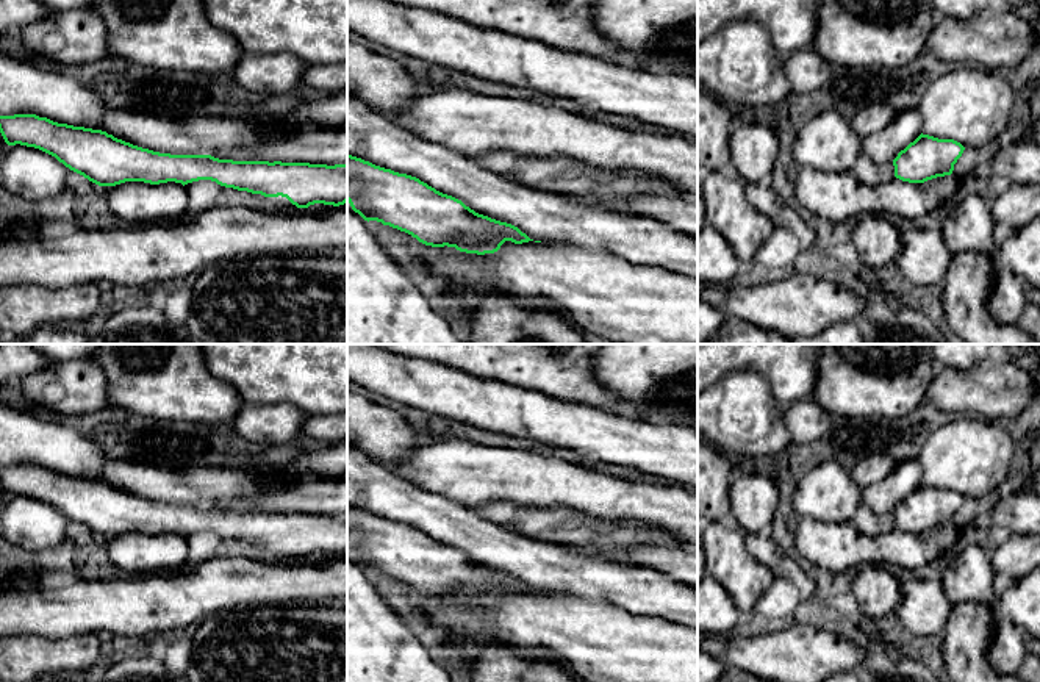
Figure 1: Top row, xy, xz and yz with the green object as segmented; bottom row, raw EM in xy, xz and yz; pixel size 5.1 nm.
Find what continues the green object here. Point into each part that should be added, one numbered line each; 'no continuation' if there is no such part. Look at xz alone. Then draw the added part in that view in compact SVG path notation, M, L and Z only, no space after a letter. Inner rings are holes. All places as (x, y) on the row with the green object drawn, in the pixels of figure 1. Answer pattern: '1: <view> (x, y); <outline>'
no continuation

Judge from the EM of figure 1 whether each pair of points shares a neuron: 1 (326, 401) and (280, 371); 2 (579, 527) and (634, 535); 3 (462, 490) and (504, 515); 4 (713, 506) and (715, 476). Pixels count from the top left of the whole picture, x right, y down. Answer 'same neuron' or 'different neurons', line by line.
1: same neuron
2: same neuron
3: different neurons
4: same neuron

